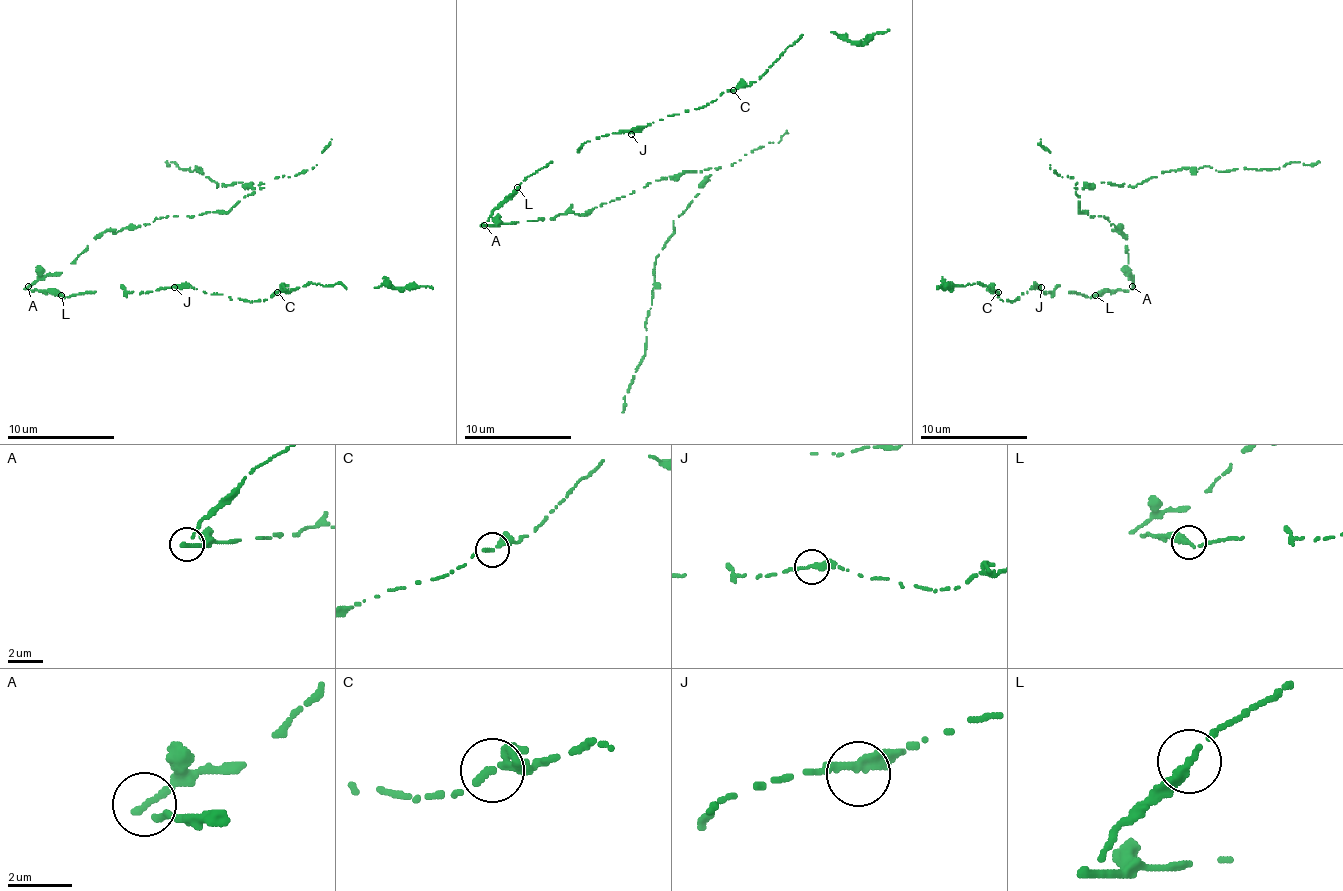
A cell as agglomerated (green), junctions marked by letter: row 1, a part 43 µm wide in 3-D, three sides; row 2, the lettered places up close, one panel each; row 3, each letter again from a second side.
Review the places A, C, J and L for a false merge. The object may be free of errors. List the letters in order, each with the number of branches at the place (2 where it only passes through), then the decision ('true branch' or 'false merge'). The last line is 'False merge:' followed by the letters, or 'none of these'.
A: branches 2; false merge
C: branches 2; true branch
J: branches 2; true branch
L: branches 2; true branch
False merge: A

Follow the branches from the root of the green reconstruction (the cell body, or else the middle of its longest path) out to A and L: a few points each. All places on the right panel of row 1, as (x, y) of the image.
A: (1130, 273), (1133, 287)
L: (1130, 273), (1133, 278), (1130, 289), (1100, 289), (1095, 295)

